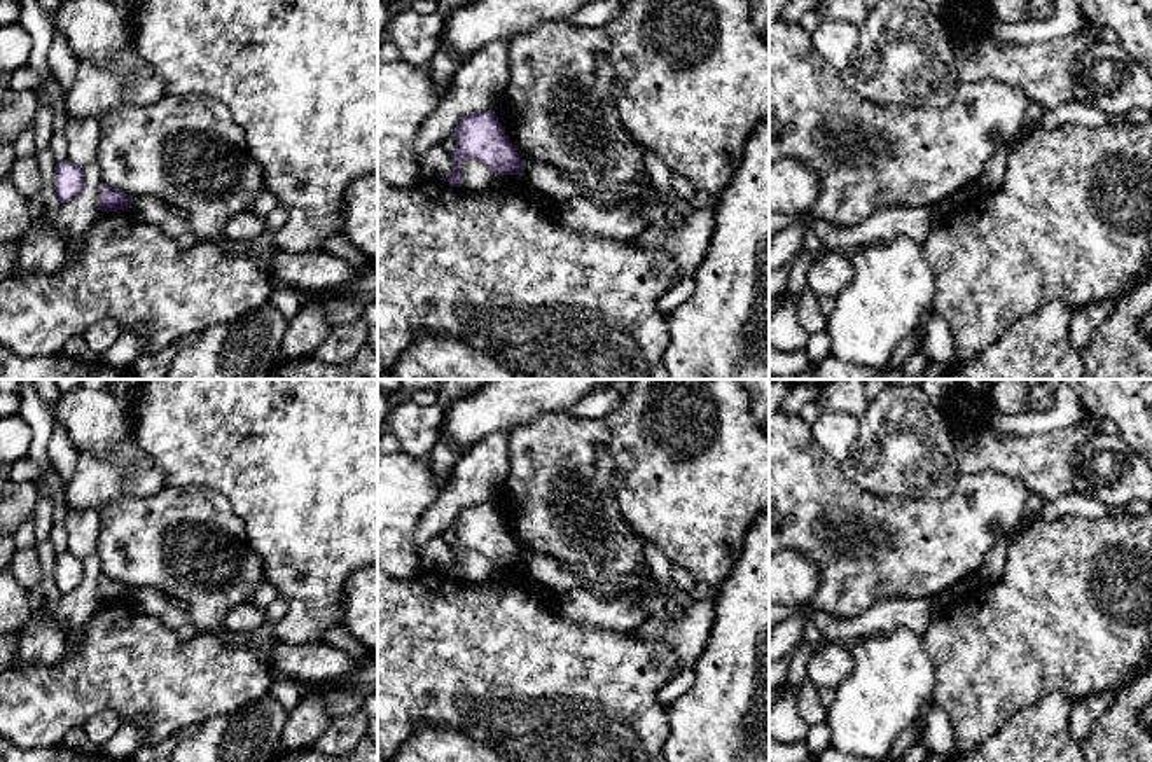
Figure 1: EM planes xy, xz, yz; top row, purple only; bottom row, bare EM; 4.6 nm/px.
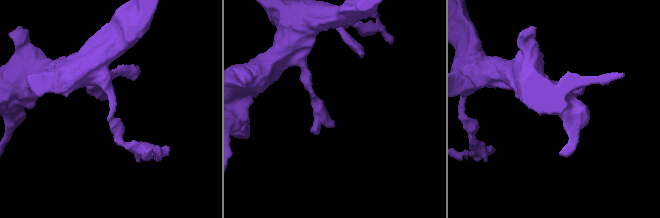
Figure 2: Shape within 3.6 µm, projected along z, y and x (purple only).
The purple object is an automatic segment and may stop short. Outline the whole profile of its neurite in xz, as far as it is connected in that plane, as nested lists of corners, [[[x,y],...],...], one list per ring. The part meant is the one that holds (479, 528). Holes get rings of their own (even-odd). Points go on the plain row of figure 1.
[[[493,502],[463,509],[455,519],[456,540],[451,544],[453,563],[449,577],[461,578],[460,558],[465,551],[475,551],[488,558],[495,568],[523,566],[524,554]]]

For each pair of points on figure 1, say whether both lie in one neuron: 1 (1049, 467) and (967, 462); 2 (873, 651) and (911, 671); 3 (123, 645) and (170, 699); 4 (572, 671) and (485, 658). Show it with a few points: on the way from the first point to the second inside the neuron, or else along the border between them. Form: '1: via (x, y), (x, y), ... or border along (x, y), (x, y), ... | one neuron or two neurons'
1: via (1028, 460), (988, 458) | one neuron
2: via (881, 659), (894, 671), (902, 671) | one neuron
3: via (137, 659), (163, 685) | one neuron
4: via (551, 671), (509, 671), (506, 668) | one neuron

